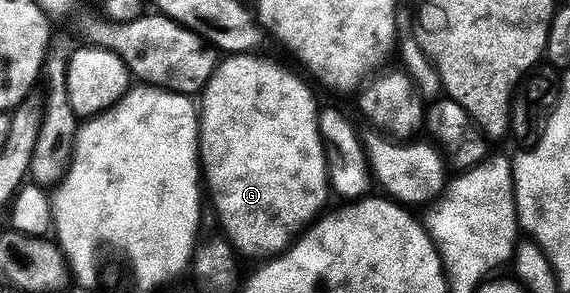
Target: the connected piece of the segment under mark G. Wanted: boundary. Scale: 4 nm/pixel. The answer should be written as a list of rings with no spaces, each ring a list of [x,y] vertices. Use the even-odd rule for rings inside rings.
[[[238,53],[229,55],[218,64],[217,70],[209,85],[203,91],[199,101],[199,116],[201,119],[201,164],[203,177],[207,182],[207,189],[213,192],[213,205],[217,208],[217,217],[221,220],[220,228],[223,230],[233,248],[242,258],[261,257],[260,259],[272,259],[280,257],[292,248],[293,244],[311,225],[314,224],[326,212],[329,197],[331,198],[331,186],[329,184],[329,164],[325,158],[325,144],[321,138],[321,109],[317,105],[317,97],[313,89],[297,73],[292,73],[285,65],[277,61],[268,61],[262,55],[252,53]]]

